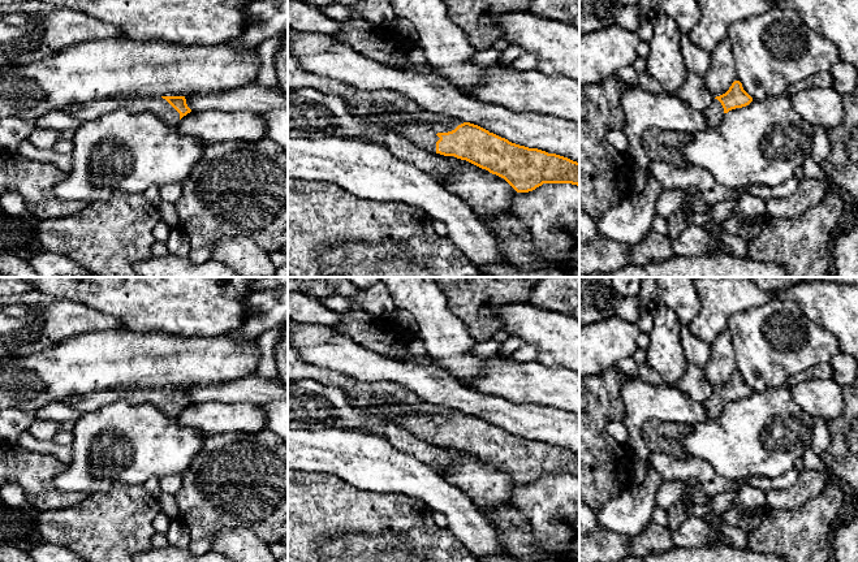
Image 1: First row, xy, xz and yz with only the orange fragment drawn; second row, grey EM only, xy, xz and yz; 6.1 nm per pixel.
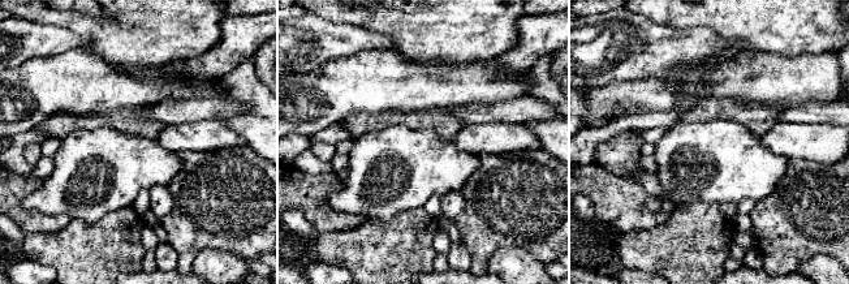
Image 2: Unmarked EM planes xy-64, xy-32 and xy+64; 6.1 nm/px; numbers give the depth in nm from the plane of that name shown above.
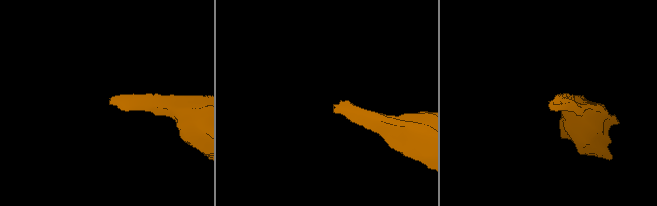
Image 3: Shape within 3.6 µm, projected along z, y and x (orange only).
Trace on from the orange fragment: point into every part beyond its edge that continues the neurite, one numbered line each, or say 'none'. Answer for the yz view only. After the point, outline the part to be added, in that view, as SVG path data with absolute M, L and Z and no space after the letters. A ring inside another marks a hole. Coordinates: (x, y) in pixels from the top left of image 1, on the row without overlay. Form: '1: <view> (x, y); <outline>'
1: yz (714, 406); M717 390L703 405L710 418L717 418L724 411L724 399Z

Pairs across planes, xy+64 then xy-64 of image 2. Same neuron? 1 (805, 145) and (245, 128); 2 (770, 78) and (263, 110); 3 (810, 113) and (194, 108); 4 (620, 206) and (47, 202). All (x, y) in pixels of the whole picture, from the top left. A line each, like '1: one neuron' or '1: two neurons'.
1: two neurons
2: two neurons
3: one neuron
4: two neurons

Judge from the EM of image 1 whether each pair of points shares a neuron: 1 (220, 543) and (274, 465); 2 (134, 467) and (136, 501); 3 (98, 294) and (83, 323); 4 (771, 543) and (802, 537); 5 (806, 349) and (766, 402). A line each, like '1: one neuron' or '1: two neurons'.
1: two neurons
2: two neurons
3: two neurons
4: one neuron
5: two neurons

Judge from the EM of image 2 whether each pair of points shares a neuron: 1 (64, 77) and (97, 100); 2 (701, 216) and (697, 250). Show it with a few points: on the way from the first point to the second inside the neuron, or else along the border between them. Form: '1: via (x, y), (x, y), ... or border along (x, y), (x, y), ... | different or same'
1: via (72, 82), (78, 82), (89, 93) | same
2: via (699, 224), (697, 242) | same

